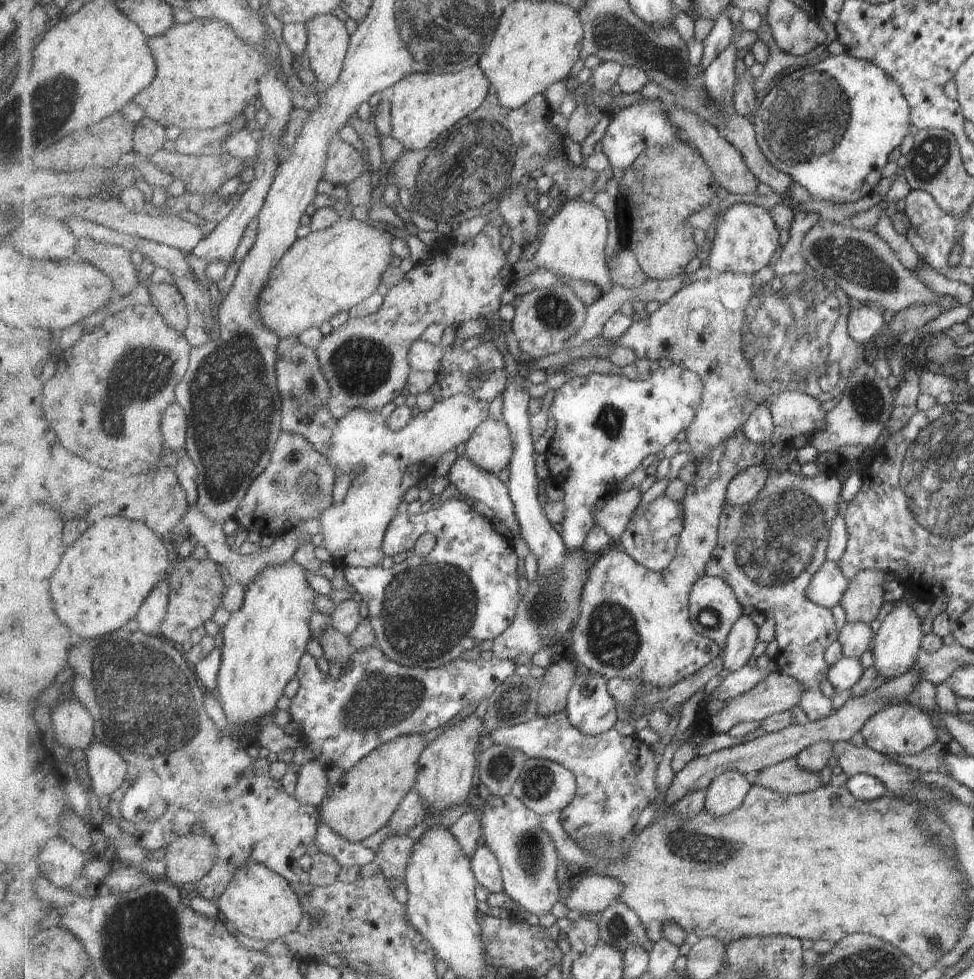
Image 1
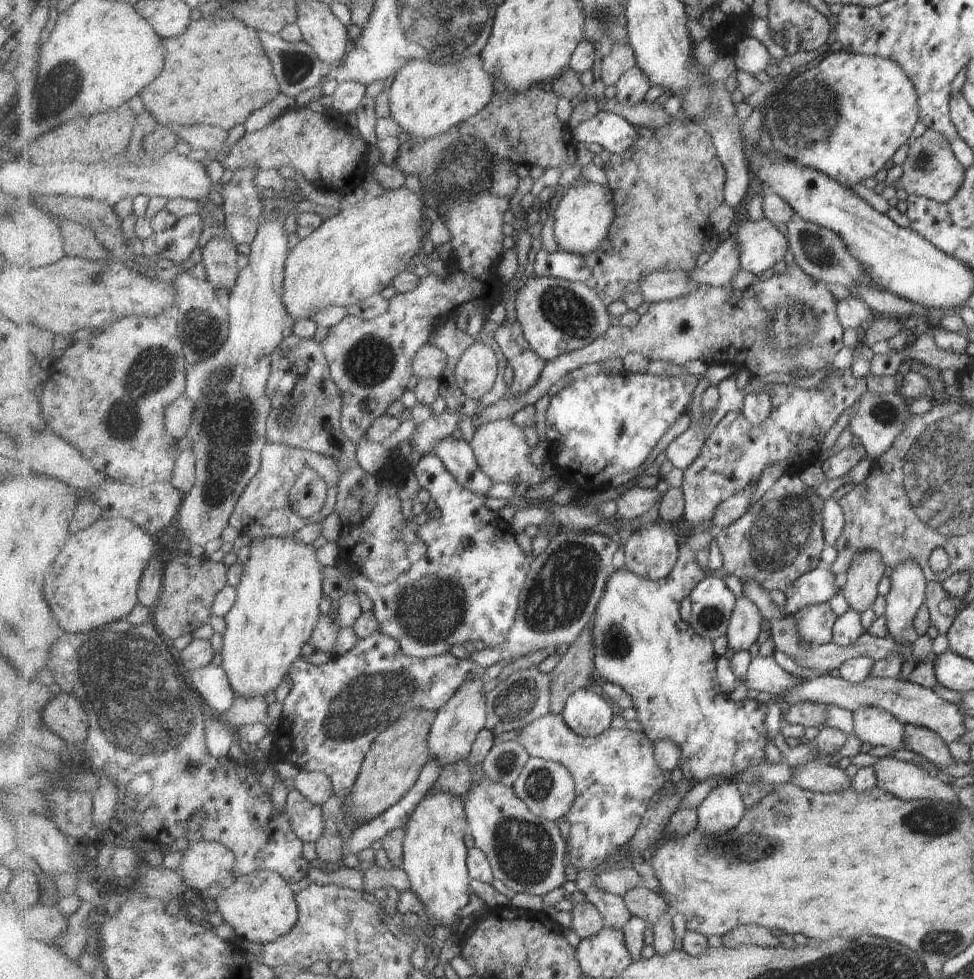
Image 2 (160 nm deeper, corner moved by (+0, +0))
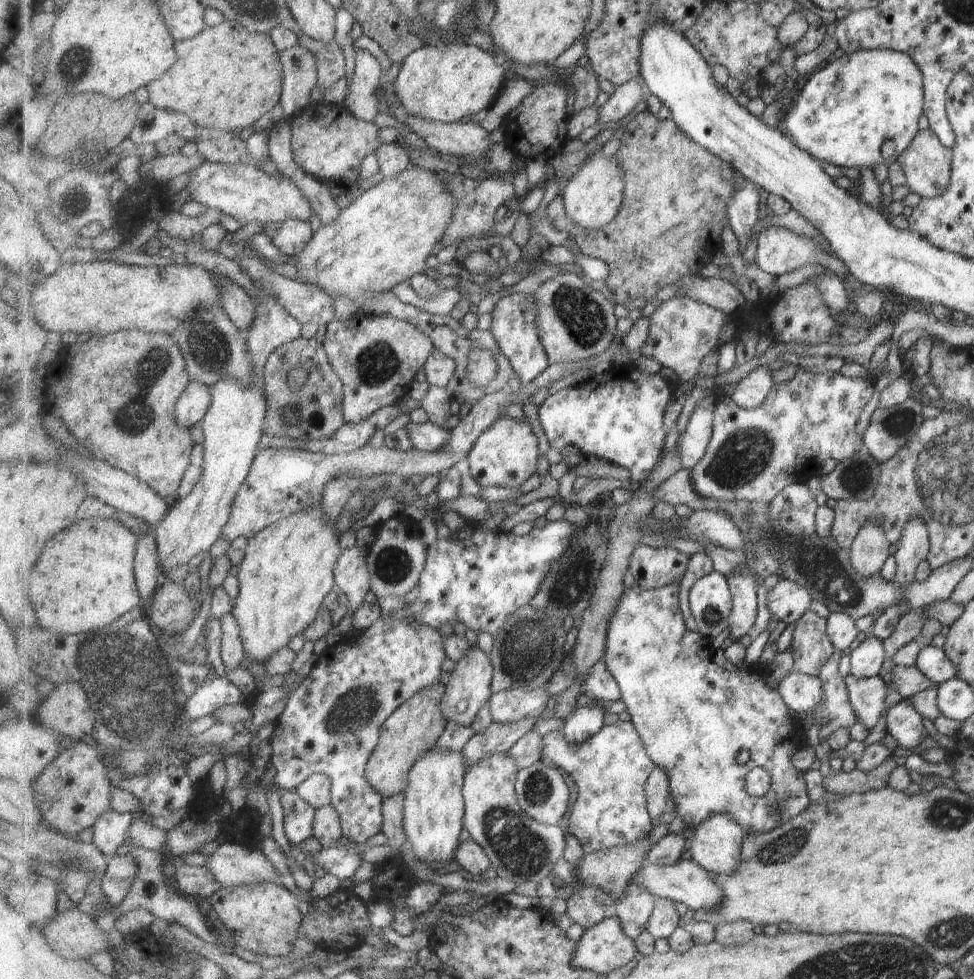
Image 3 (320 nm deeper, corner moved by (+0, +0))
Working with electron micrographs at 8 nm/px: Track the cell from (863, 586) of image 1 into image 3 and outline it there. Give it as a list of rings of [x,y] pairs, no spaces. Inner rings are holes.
[[[867,519],[858,530],[847,552],[855,572],[864,577],[878,574],[883,561],[889,554],[888,544],[880,524],[873,519]]]

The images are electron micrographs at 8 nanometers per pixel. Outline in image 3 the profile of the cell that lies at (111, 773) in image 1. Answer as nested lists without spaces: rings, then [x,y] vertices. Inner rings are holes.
[[[109,810],[103,813],[92,828],[92,841],[110,859],[117,856],[119,848],[126,844],[128,830],[136,815]]]

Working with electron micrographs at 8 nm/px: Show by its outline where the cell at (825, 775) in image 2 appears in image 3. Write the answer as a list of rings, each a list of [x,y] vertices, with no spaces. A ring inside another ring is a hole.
[[[888,757],[872,771],[863,772],[855,768],[849,772],[841,770],[833,776],[823,778],[823,788],[827,792],[841,795],[861,794],[873,789],[884,789],[888,786],[888,776],[897,768],[894,758]]]

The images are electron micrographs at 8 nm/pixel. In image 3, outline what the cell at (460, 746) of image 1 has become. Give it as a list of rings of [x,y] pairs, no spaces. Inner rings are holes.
[[[473,645],[460,661],[455,663],[446,680],[446,694],[442,700],[442,711],[448,722],[471,725],[481,707],[489,702],[494,691],[491,690],[493,680],[493,663],[490,654],[485,654],[478,645]]]

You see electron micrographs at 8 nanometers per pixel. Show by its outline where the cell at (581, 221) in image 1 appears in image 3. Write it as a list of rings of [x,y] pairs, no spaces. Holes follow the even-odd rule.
[[[599,152],[586,159],[578,171],[569,177],[560,200],[563,200],[567,214],[575,224],[593,231],[602,229],[618,217],[625,190],[626,178],[618,160],[615,156],[606,158]]]

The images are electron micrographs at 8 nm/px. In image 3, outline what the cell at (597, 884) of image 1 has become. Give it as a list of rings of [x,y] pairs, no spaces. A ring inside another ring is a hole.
[[[689,856],[682,858],[673,866],[662,867],[648,862],[635,876],[635,882],[652,892],[657,898],[667,897],[682,902],[695,912],[716,911],[723,904],[726,895],[723,888],[713,880],[710,872]]]

